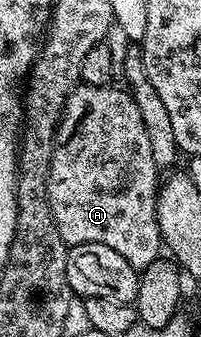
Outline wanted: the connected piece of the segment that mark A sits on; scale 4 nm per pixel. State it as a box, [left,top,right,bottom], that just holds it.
[46,85,163,270]

